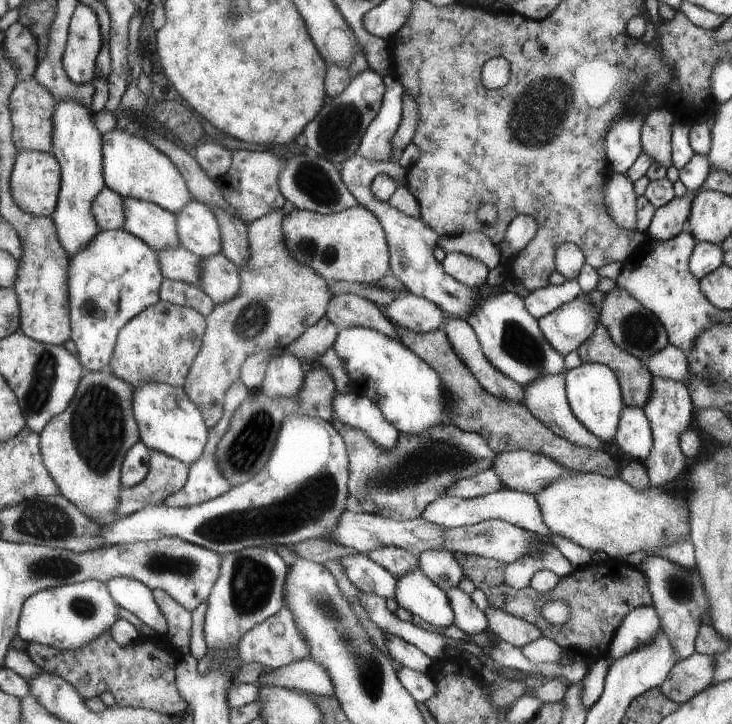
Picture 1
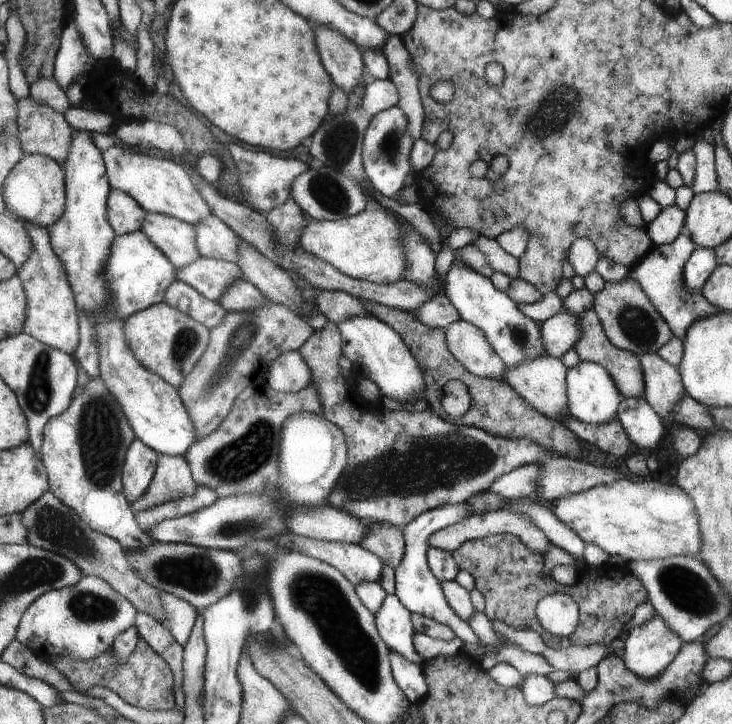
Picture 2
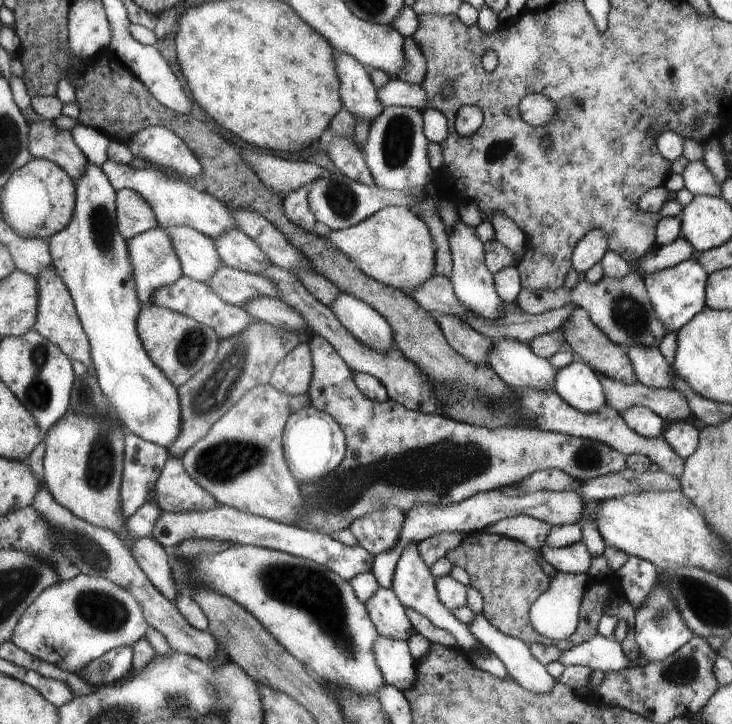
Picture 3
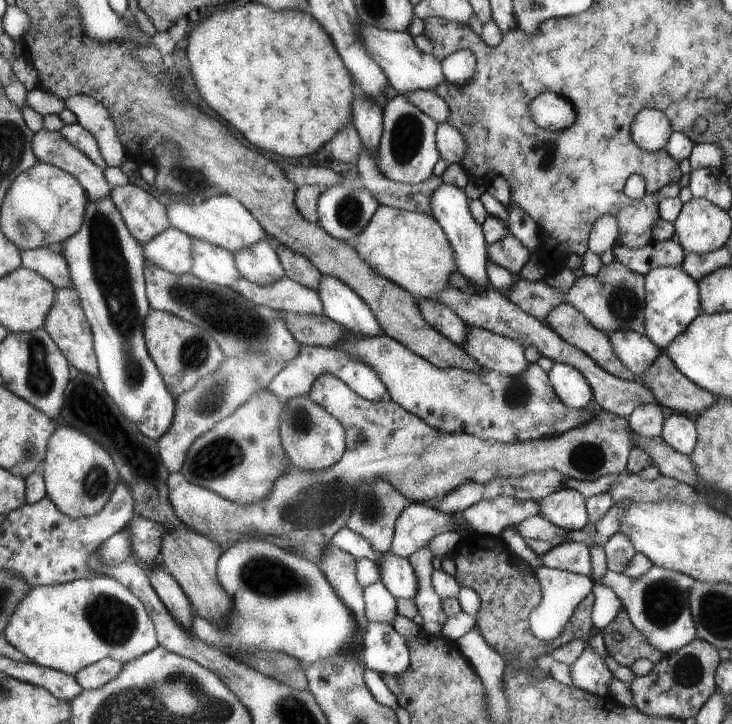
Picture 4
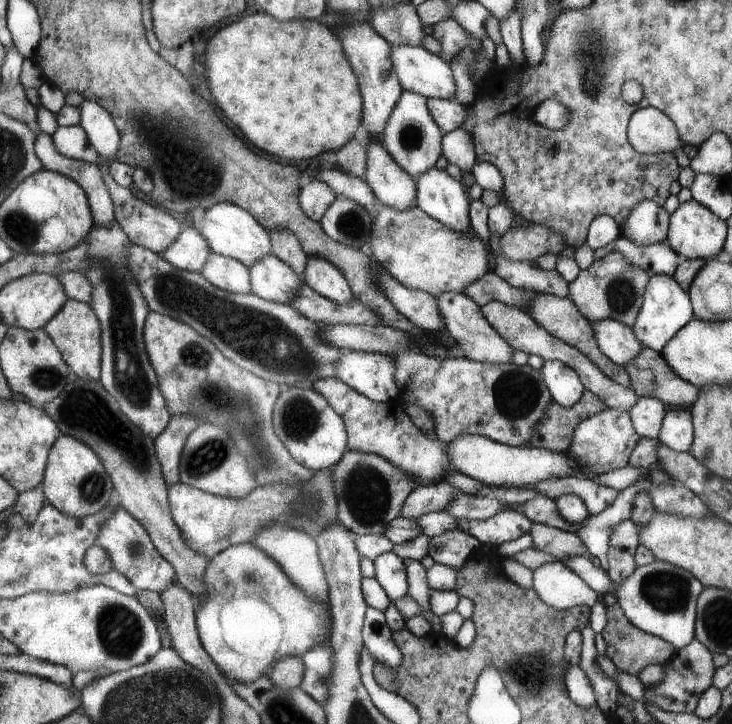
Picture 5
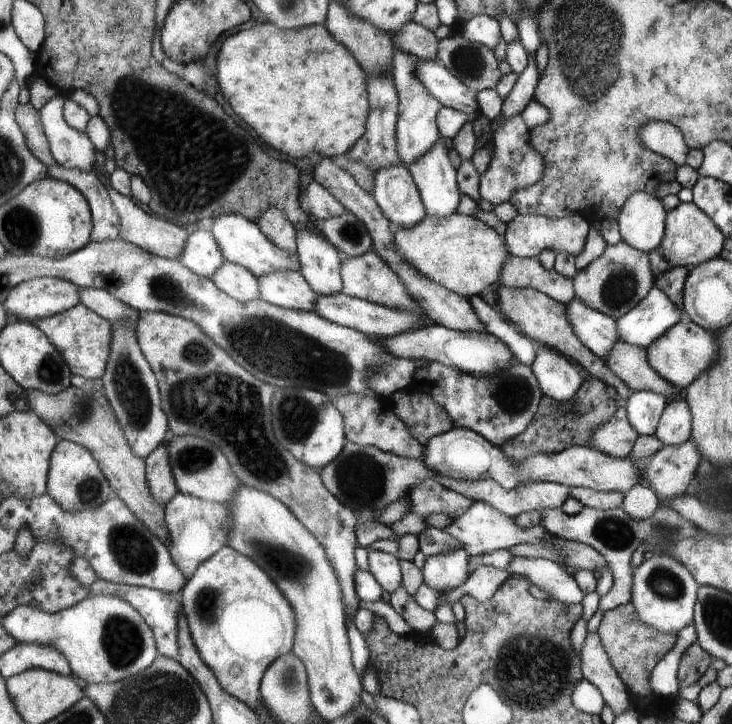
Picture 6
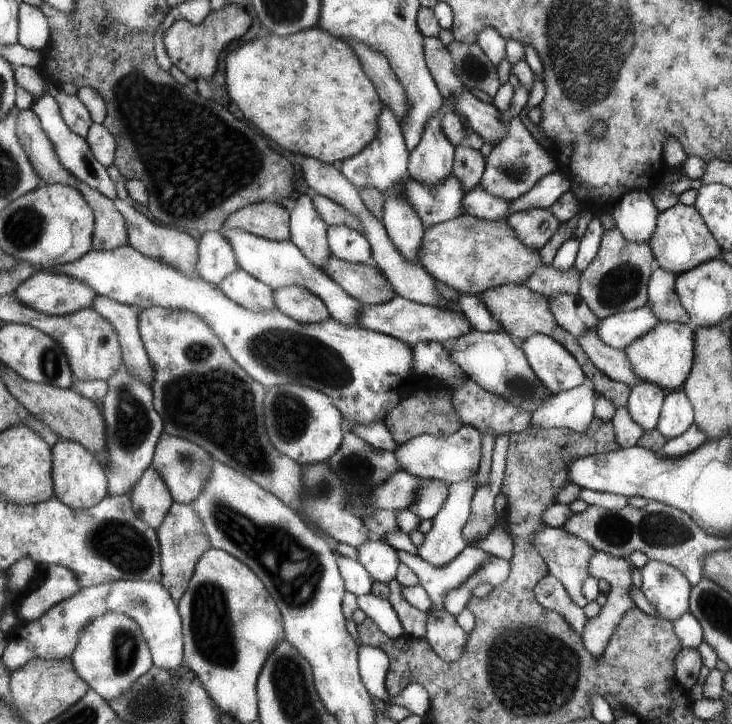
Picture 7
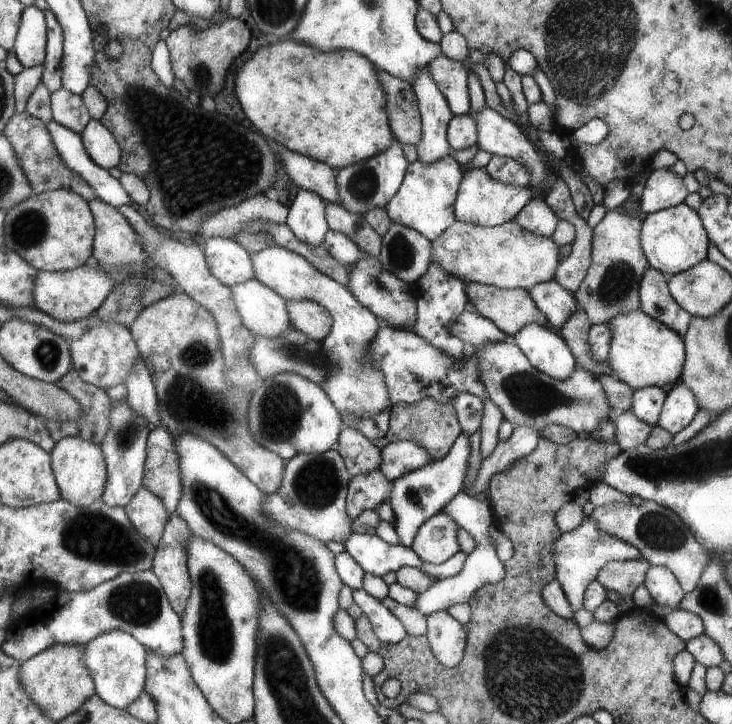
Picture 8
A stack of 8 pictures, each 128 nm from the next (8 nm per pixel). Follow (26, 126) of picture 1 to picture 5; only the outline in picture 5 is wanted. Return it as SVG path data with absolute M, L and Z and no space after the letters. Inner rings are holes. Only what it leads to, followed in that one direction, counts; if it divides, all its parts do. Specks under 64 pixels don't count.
M41 133L37 137L36 151L45 169L68 176L85 189L94 220L99 227L109 229L116 222L112 193L98 164L72 159L63 152L60 153L55 148L52 135L47 133Z

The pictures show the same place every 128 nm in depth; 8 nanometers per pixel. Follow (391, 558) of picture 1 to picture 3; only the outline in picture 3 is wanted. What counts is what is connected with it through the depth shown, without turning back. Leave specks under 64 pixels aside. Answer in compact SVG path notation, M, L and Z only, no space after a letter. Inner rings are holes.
M389 506L353 520L348 529L355 536L359 547L368 554L377 556L395 548L397 540L400 539L403 522L404 514Z

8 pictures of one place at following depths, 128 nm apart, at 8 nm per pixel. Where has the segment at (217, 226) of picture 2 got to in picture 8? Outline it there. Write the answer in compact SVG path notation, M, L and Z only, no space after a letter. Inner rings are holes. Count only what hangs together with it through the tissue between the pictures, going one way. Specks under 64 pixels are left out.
M287 301L293 328L310 339L325 342L331 332L333 320L328 309L313 301Z

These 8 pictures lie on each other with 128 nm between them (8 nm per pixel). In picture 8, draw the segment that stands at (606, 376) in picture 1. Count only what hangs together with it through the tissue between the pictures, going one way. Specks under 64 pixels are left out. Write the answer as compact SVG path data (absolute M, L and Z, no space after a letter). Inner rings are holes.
M528 322L509 341L523 354L529 364L554 379L567 378L576 368L576 357L557 331L545 325Z

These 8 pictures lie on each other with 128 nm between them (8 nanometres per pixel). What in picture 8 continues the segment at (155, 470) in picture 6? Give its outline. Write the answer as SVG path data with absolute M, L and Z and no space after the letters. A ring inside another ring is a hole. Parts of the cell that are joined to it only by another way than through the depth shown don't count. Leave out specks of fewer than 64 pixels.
M141 485L123 509L136 531L156 548L169 517L158 497Z

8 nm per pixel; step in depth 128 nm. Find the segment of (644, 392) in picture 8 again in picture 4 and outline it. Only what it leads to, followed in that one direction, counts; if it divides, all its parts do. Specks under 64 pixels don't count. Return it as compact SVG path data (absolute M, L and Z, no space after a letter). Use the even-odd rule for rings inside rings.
M657 403L635 407L627 417L633 434L655 438L663 430L663 410Z

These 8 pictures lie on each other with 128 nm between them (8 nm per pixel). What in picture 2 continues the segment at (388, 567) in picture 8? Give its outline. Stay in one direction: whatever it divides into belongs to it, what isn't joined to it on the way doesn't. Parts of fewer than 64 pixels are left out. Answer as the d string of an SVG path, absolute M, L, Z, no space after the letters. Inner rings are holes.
M457 502L457 504L441 504L437 508L423 512L420 516L417 516L412 523L408 523L403 530L404 536L404 558L401 560L399 566L395 568L395 593L394 596L399 600L399 603L410 614L418 613L426 618L431 618L439 624L447 626L452 636L459 637L459 640L463 640L463 649L467 651L467 654L471 655L472 661L475 661L477 666L483 671L493 668L497 662L505 662L511 664L522 676L527 674L539 674L547 677L549 672L554 672L554 669L545 662L545 658L540 655L530 654L526 651L521 651L515 646L505 646L501 650L497 648L479 648L479 640L477 636L473 634L473 630L469 628L468 622L460 620L456 616L456 613L449 607L447 601L445 601L444 590L441 589L441 584L433 576L429 569L428 562L425 560L426 552L426 538L437 530L445 526L451 526L451 524L457 524L469 518L471 514L467 512L469 506L465 502Z

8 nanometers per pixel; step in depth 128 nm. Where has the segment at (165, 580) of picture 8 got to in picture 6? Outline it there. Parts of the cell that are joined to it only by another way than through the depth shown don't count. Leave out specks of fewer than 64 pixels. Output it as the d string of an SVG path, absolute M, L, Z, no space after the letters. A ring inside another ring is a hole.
M179 491L164 506L164 523L168 530L168 549L172 563L189 580L193 571L216 550L225 546L228 535L228 505L226 502L209 502Z

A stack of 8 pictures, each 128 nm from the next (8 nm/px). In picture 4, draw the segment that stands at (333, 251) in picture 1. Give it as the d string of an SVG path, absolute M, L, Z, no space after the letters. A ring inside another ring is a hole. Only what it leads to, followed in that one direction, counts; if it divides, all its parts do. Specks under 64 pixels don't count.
M387 205L376 208L369 224L349 241L363 260L387 280L400 285L417 299L429 299L449 286L457 260L443 229L431 215Z

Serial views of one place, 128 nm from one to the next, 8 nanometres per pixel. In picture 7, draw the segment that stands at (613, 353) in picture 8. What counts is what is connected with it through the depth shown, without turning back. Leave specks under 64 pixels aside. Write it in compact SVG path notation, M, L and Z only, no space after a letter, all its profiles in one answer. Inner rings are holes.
M659 321L645 335L633 339L621 350L625 353L630 368L641 381L656 384L662 389L679 389L683 387L692 368L695 330L688 324Z

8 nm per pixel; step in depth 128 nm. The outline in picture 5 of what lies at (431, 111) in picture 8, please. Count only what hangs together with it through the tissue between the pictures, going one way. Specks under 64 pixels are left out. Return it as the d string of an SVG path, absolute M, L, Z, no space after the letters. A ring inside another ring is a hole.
M435 165L415 178L416 206L456 231L471 231L466 189Z

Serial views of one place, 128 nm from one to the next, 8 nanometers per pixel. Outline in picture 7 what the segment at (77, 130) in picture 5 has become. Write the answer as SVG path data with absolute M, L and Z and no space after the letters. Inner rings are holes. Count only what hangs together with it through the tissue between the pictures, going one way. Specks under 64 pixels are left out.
M49 92L45 93L35 102L32 109L41 117L43 128L53 141L57 154L60 156L65 168L69 169L69 172L72 172L81 182L87 183L91 188L100 190L105 196L115 201L117 199L117 188L114 187L115 182L109 178L107 167L97 160L89 141L75 134L75 132L67 126L61 112L61 107L55 100L55 97L49 94Z

